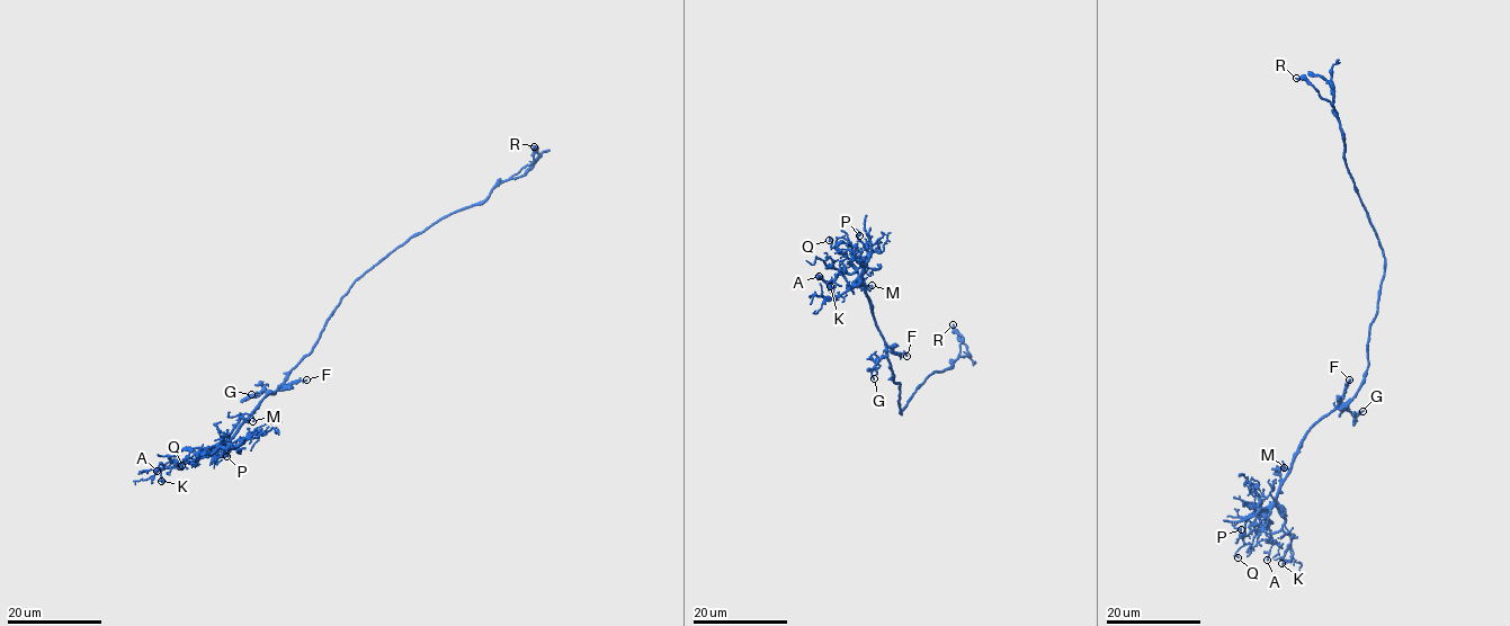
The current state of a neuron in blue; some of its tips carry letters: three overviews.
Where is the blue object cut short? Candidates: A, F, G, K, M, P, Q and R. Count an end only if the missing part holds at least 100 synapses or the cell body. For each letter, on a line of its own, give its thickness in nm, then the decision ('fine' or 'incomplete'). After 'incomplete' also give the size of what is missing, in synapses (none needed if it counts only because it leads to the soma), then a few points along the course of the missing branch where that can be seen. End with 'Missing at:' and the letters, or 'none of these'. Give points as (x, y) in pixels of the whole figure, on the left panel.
A: 160 nm thick; fine
F: 120 nm thick; fine
G: 150 nm thick; fine
K: 110 nm thick; fine
M: 130 nm thick; fine
P: 120 nm thick; fine
Q: 130 nm thick; fine
R: 200 nm thick; fine
Missing at: none of these

